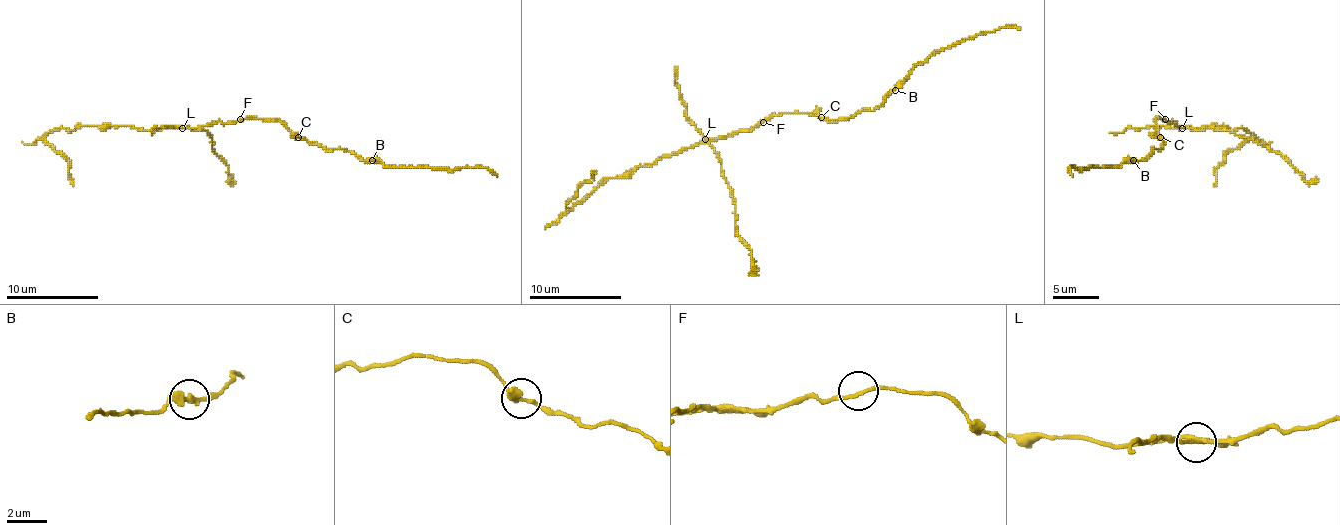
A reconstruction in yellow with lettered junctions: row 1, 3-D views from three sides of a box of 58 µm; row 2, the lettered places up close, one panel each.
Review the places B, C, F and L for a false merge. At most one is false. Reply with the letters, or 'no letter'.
L

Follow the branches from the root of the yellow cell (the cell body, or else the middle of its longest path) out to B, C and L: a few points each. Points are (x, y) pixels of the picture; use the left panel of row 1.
B: (240, 121), (279, 119), (298, 137), (328, 149), (346, 149), (358, 158), (372, 160)
C: (240, 121), (279, 119), (298, 137)
L: (240, 121), (212, 121), (196, 128), (182, 128)

